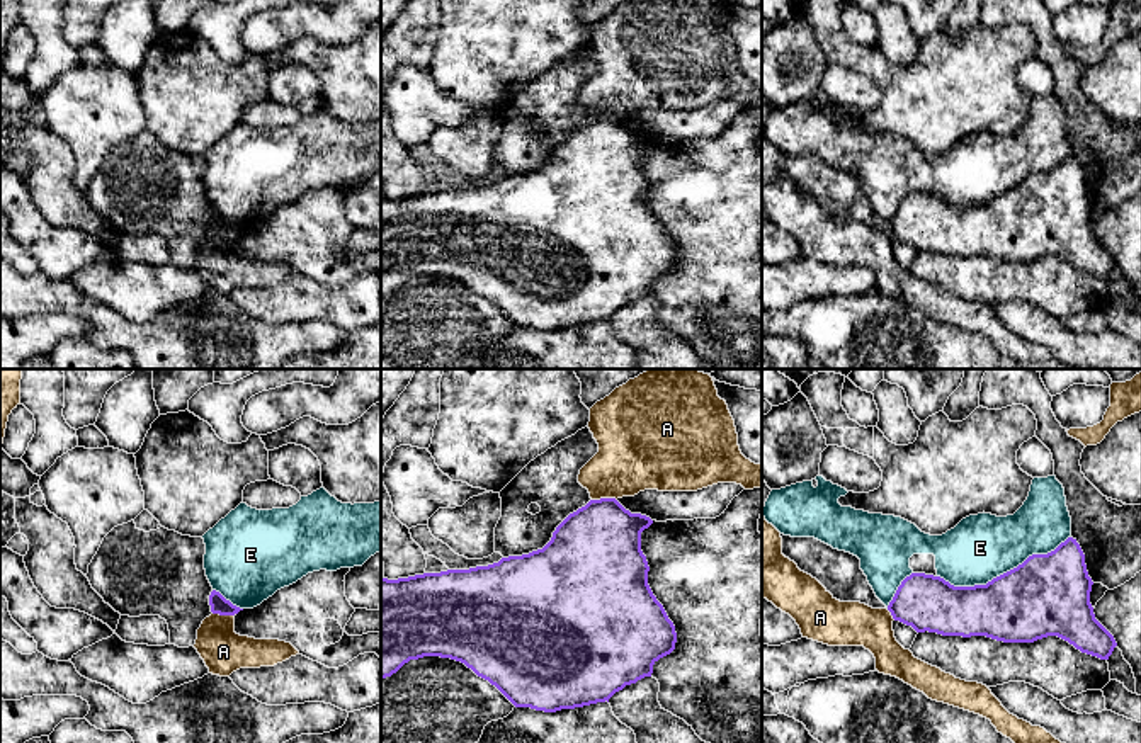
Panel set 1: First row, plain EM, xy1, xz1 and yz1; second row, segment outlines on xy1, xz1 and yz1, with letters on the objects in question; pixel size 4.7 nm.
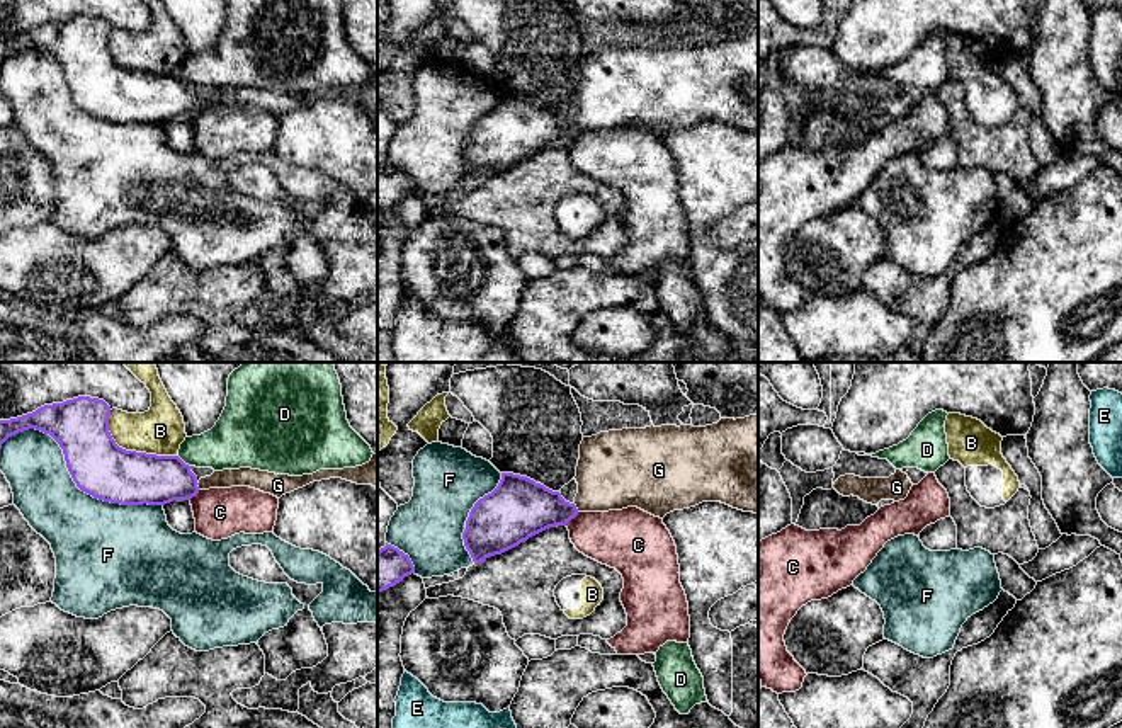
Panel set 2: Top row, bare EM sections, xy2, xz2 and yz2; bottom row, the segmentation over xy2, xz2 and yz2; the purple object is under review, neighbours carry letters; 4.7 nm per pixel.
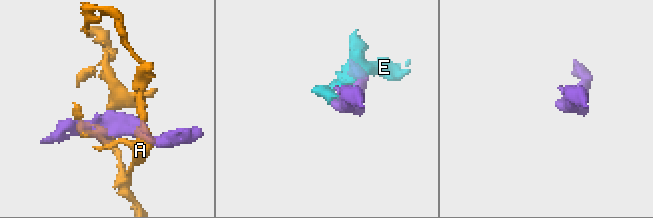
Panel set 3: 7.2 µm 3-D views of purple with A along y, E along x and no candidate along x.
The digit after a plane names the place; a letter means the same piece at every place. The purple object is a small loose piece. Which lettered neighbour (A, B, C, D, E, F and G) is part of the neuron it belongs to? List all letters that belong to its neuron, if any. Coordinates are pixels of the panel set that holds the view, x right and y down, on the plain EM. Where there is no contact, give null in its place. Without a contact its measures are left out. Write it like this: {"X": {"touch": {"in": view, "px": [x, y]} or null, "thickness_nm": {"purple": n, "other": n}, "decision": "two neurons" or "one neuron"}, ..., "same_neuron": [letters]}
{"A": {"touch": {"in": "xz1", "px": [604, 118]}, "thickness_nm": {"purple": 420, "other": 340}, "decision": "two neurons"}, "B": {"touch": {"in": "xy2", "px": [130, 70]}, "thickness_nm": {"purple": 280, "other": 220}, "decision": "two neurons"}, "C": {"touch": {"in": "xz2", "px": [572, 136]}, "thickness_nm": {"purple": 280, "other": 280}, "decision": "two neurons"}, "D": {"touch": {"in": "xy2", "px": [182, 80]}, "thickness_nm": {"purple": 260, "other": 240}, "decision": "two neurons"}, "E": {"touch": {"in": "yz1", "px": [1004, 192]}, "thickness_nm": {"purple": 380, "other": 320}, "decision": "two neurons"}, "F": {"touch": {"in": "xy2", "px": [72, 96]}, "thickness_nm": {"purple": 280, "other": 320}, "decision": "two neurons"}, "G": {"touch": {"in": "xz2", "px": [575, 126]}, "thickness_nm": {"purple": 280, "other": 360}, "decision": "one neuron"}, "same_neuron": ["G"]}

